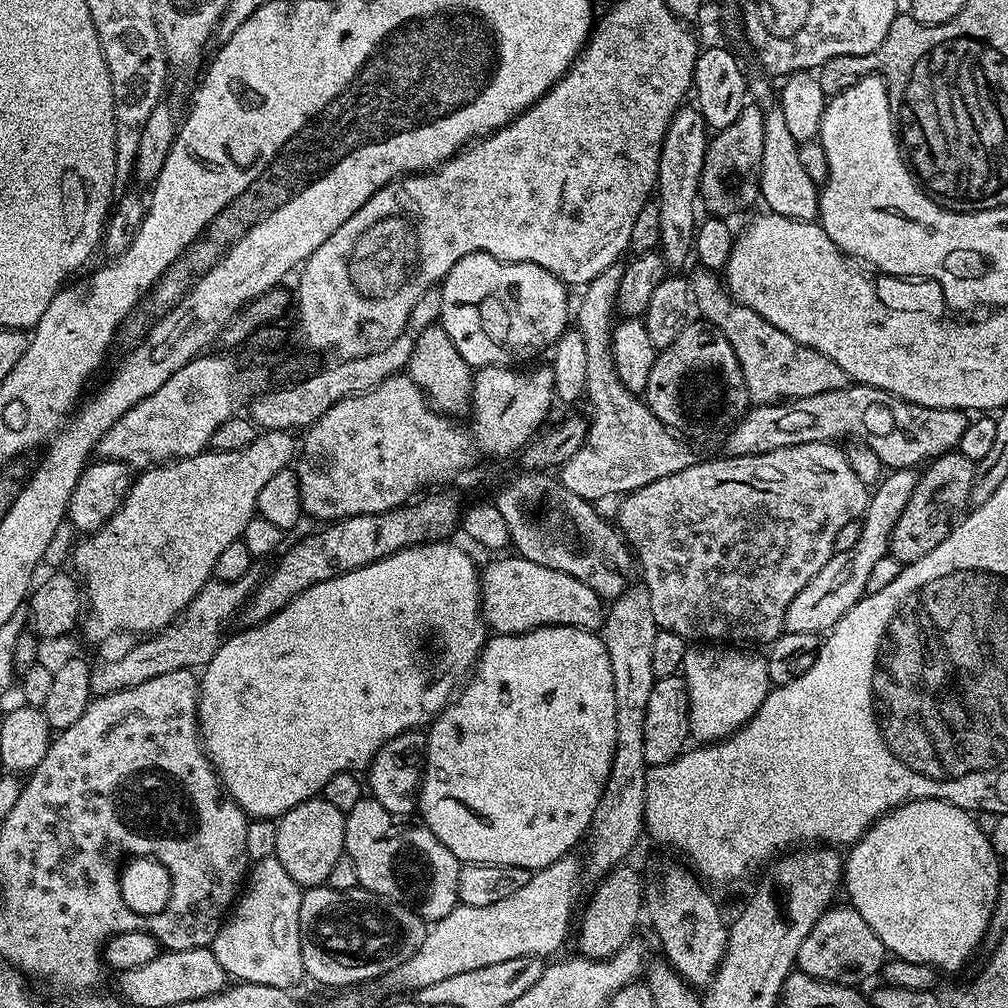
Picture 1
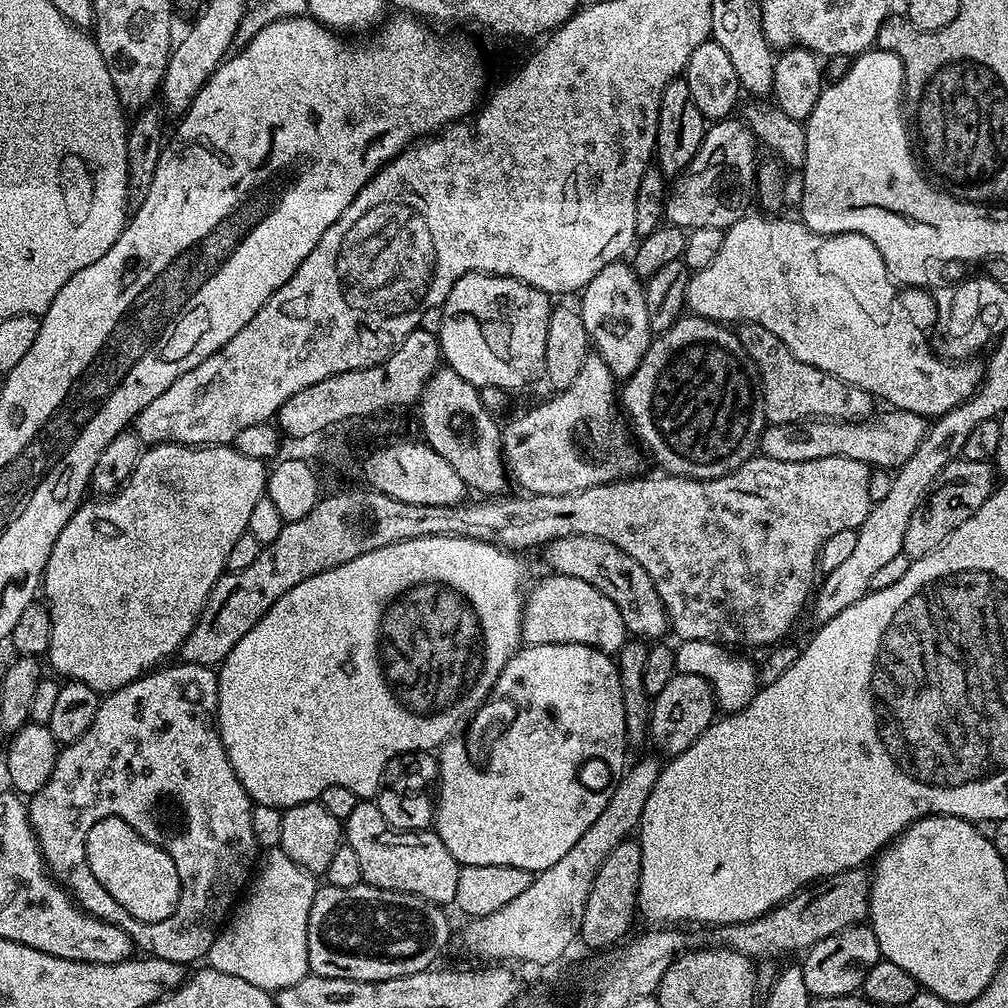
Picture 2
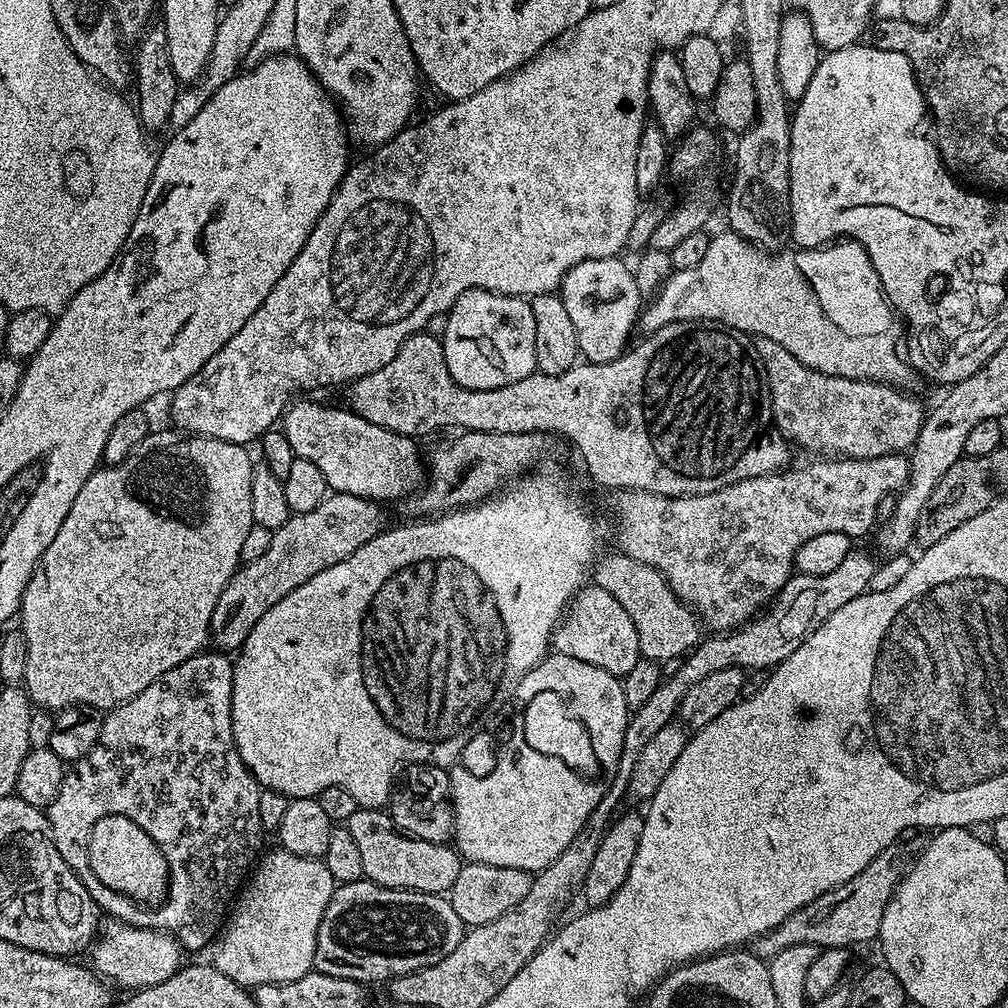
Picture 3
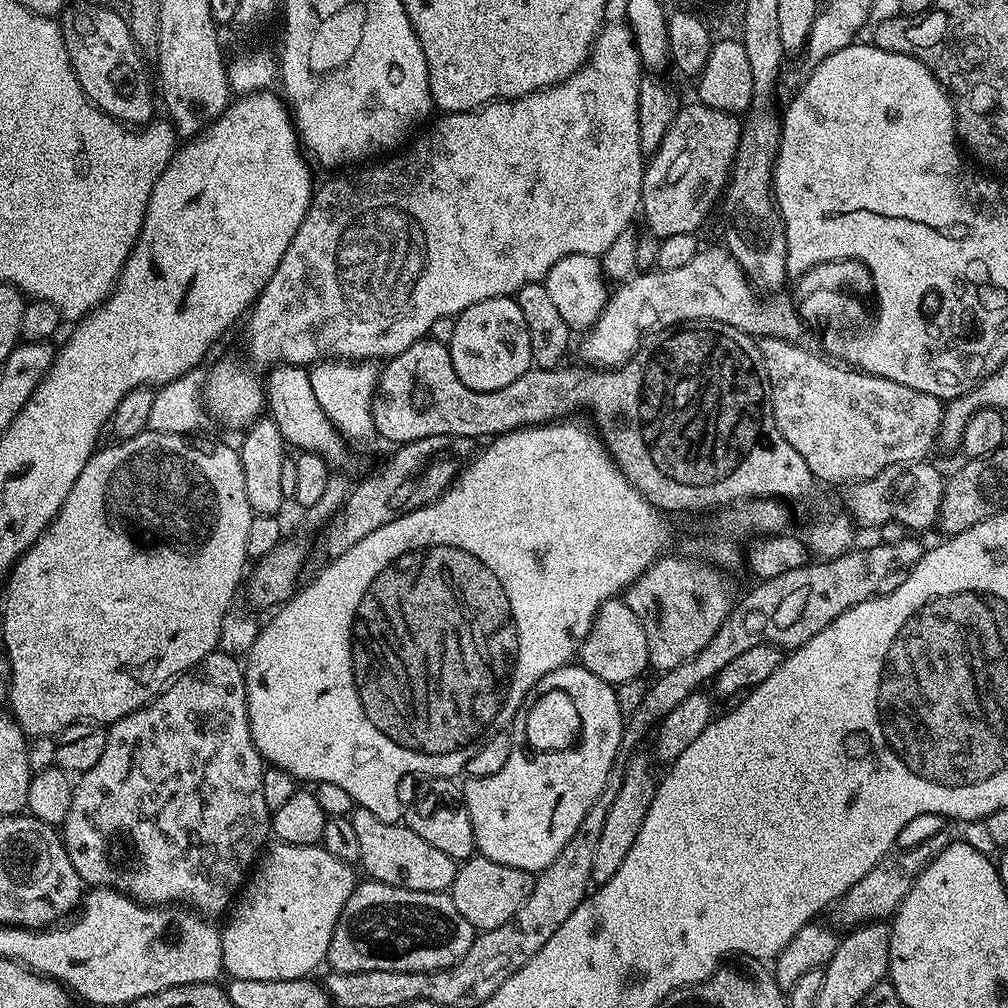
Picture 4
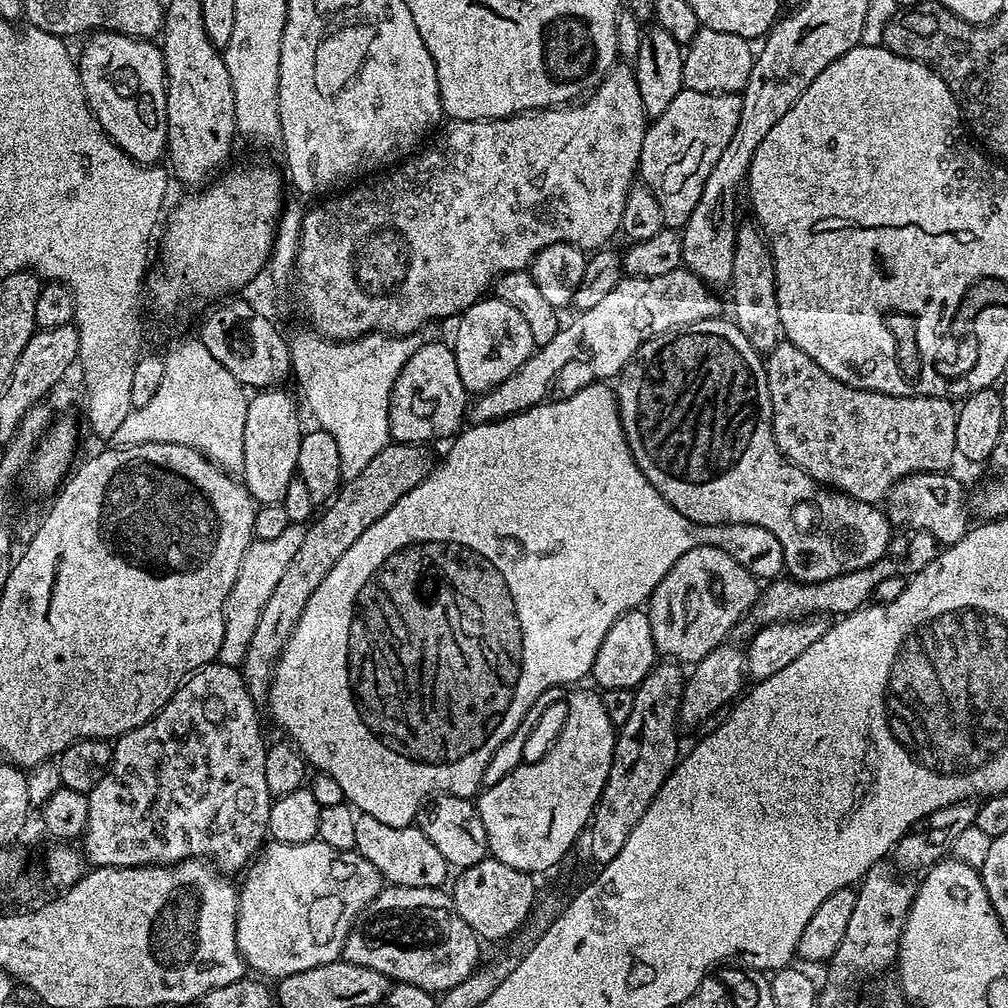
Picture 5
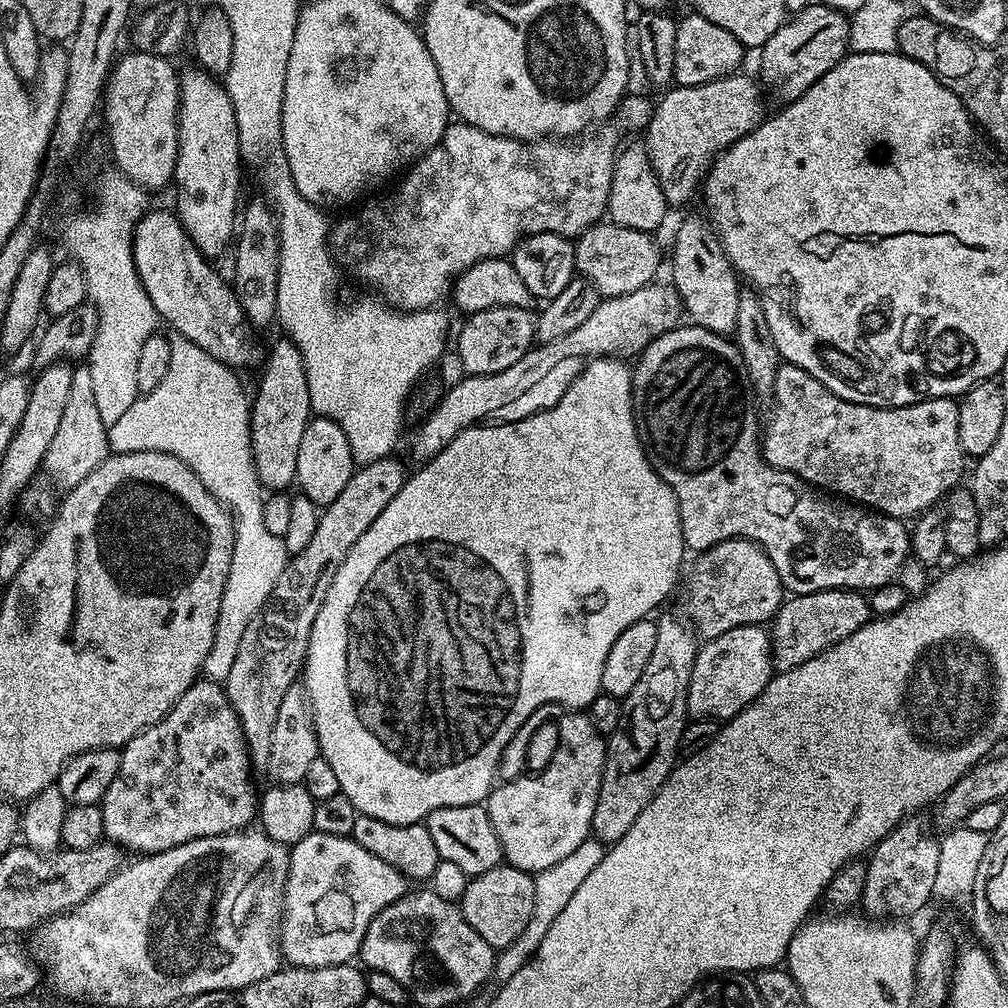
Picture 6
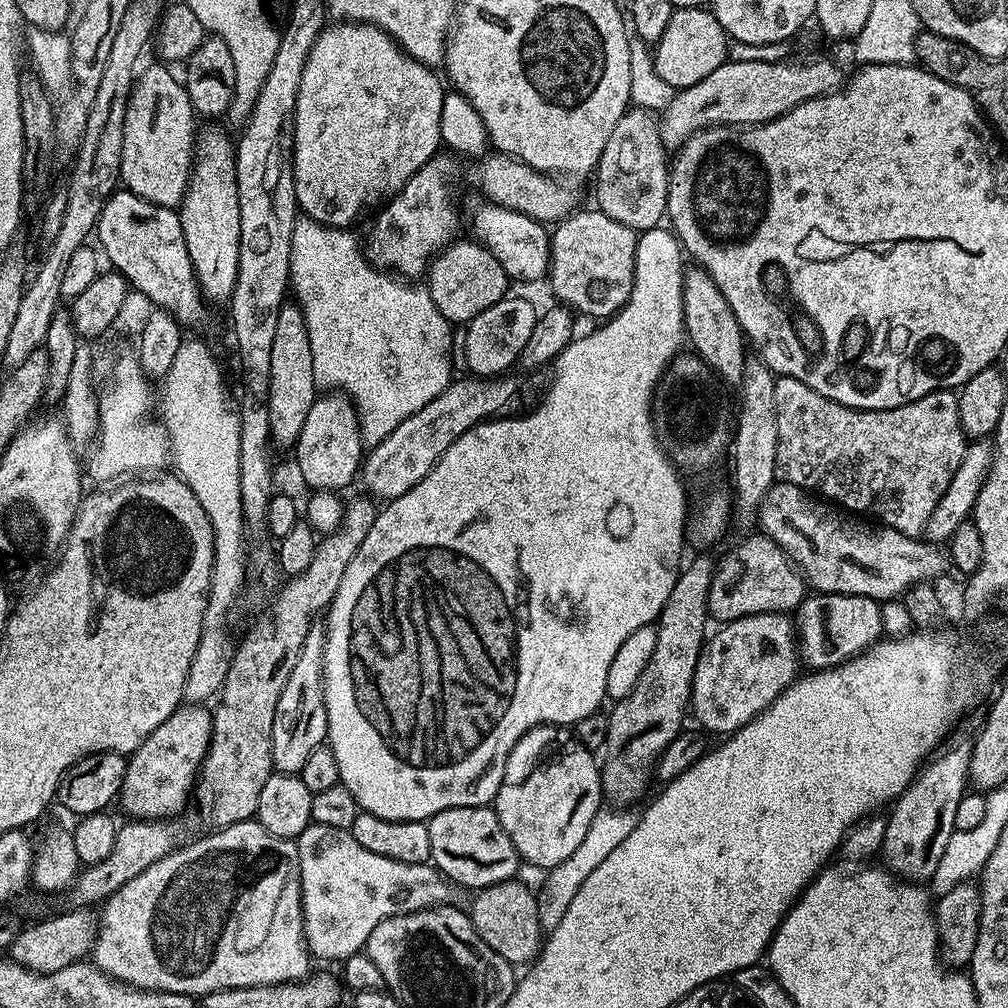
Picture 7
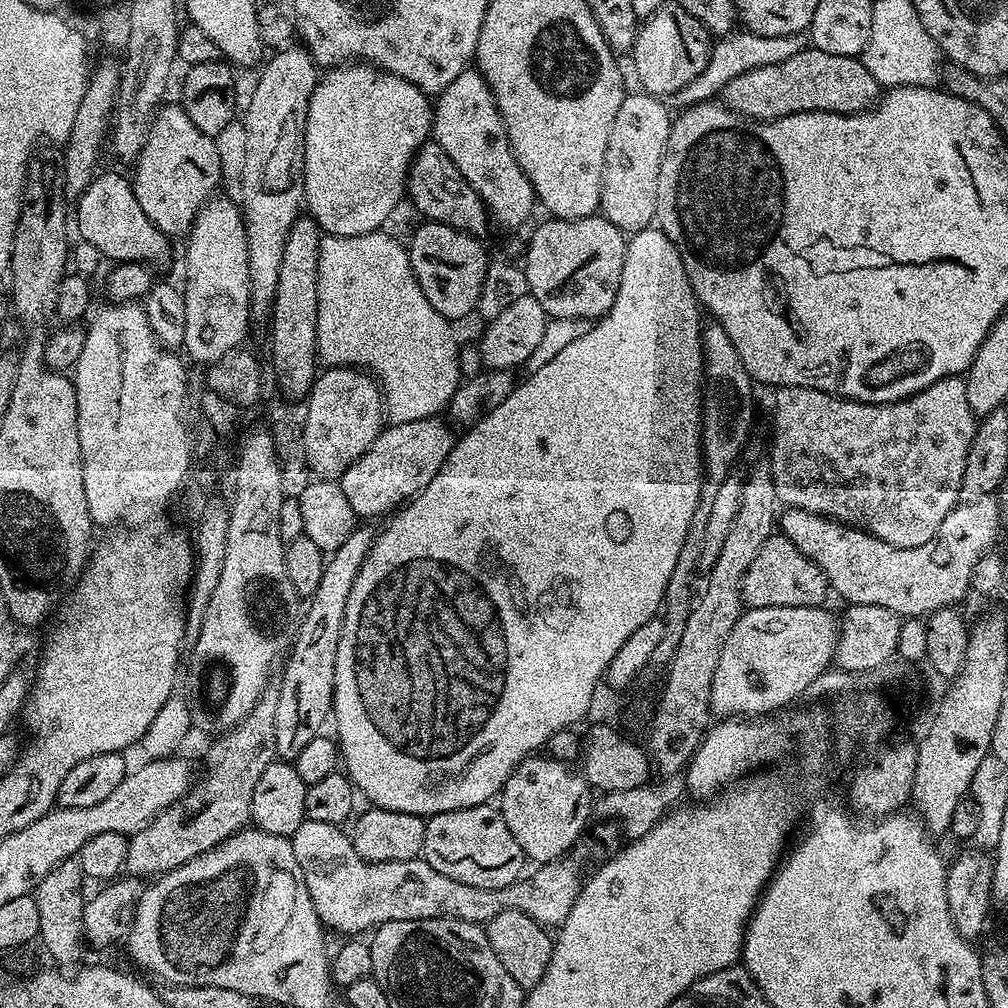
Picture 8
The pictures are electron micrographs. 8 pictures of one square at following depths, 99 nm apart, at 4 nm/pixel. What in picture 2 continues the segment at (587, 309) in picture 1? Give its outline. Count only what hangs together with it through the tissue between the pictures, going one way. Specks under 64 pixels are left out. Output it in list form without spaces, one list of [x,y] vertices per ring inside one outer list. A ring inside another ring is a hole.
[[[590,354],[582,362],[578,378],[568,388],[552,395],[556,396],[534,405],[502,428],[505,465],[523,491],[531,495],[565,496],[633,473],[630,471],[638,464],[638,454],[628,445],[629,433],[616,428],[618,380],[600,356]],[[584,428],[588,431],[591,452],[584,451],[580,445]]]

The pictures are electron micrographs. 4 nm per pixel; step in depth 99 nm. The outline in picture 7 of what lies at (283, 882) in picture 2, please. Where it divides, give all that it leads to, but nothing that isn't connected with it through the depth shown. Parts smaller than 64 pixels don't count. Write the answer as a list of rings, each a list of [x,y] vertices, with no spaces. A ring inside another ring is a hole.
[[[311,823],[306,830],[302,830],[296,845],[300,859],[300,905],[304,915],[304,940],[315,959],[317,956],[320,960],[343,962],[367,945],[378,922],[423,908],[448,906],[455,901],[452,899],[455,898],[457,889],[431,863],[415,864],[382,858],[382,854],[374,854],[366,850],[366,846],[360,845],[347,828]]]

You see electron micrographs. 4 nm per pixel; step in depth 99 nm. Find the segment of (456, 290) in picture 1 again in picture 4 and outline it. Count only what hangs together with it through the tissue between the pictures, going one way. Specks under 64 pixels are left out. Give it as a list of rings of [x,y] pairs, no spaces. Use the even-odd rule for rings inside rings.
[[[499,296],[478,302],[455,317],[452,328],[452,340],[447,341],[448,353],[454,362],[454,374],[462,378],[466,386],[475,392],[493,392],[510,386],[514,378],[522,378],[533,367],[530,330],[526,330],[526,318],[511,296]]]

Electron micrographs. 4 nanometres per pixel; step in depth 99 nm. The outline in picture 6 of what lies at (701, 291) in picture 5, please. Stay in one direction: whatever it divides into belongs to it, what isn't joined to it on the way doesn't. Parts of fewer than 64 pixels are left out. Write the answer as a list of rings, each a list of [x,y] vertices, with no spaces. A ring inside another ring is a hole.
[[[653,282],[634,290],[630,294],[610,296],[601,299],[600,305],[582,322],[570,330],[563,338],[554,338],[554,342],[537,343],[528,349],[514,366],[506,366],[506,370],[498,370],[494,374],[465,375],[436,405],[432,413],[417,426],[408,440],[408,448],[416,462],[433,460],[458,434],[467,428],[477,427],[494,412],[523,398],[527,392],[532,392],[559,364],[567,362],[571,356],[583,358],[599,358],[620,354],[623,348],[643,349],[656,336],[677,327],[679,316],[682,316],[680,295],[671,283]]]

